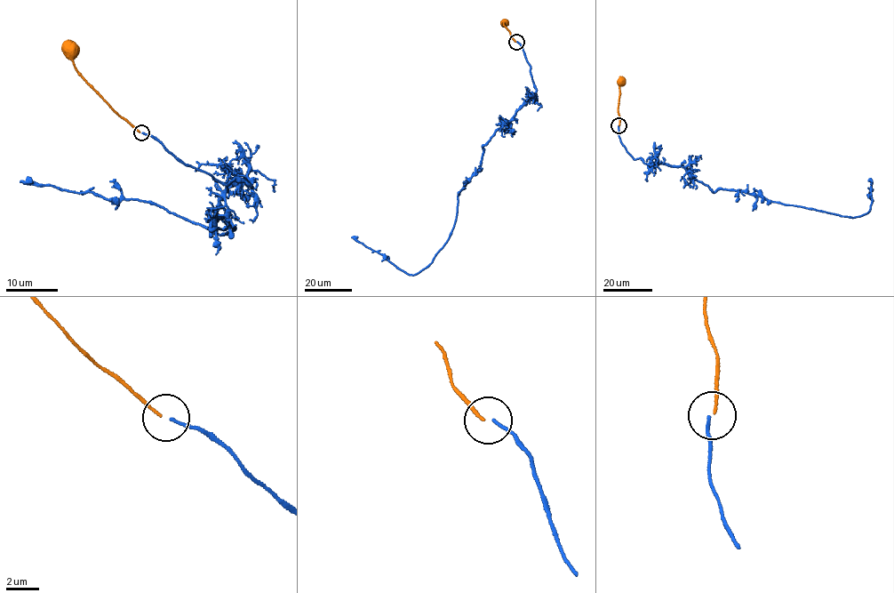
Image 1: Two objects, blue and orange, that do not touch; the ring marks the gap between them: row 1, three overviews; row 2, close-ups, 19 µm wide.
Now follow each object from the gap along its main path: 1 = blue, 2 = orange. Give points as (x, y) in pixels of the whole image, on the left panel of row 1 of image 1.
1: (143, 132), (226, 184), (250, 185), (227, 182), (211, 229), (235, 229), (219, 235), (147, 201), (20, 180)
2: (139, 132), (110, 107), (77, 70), (66, 40)

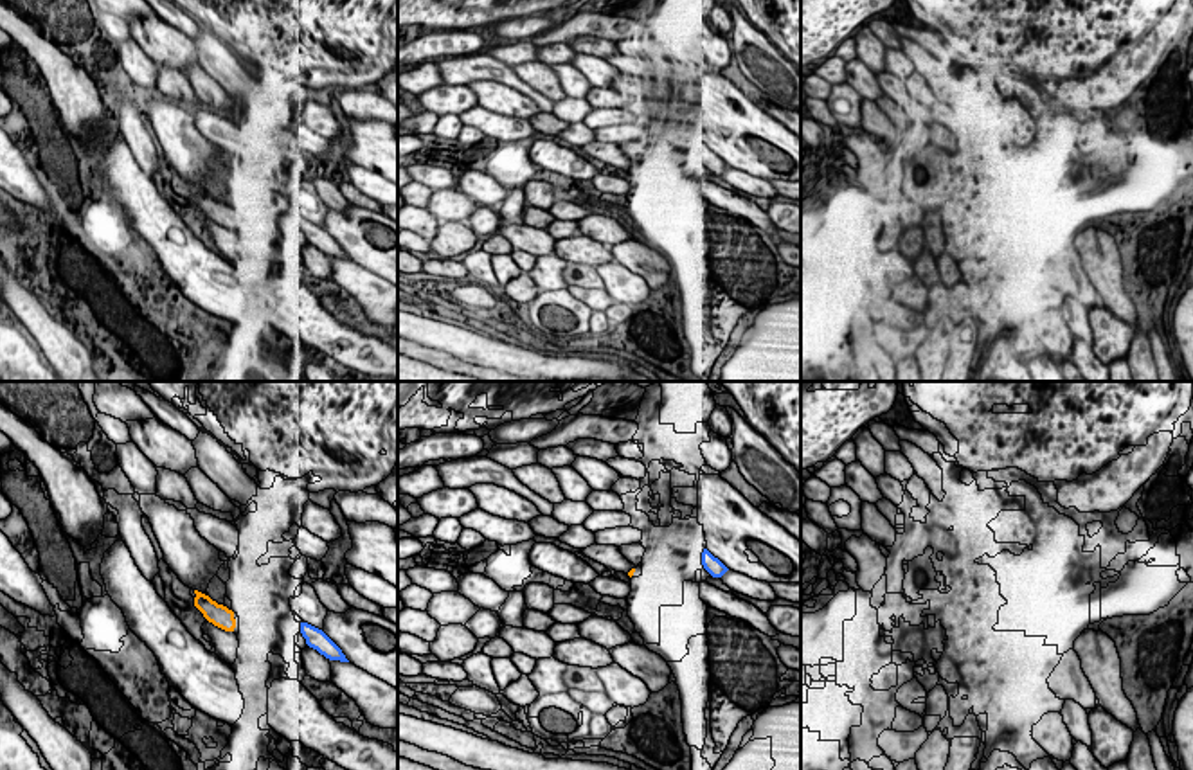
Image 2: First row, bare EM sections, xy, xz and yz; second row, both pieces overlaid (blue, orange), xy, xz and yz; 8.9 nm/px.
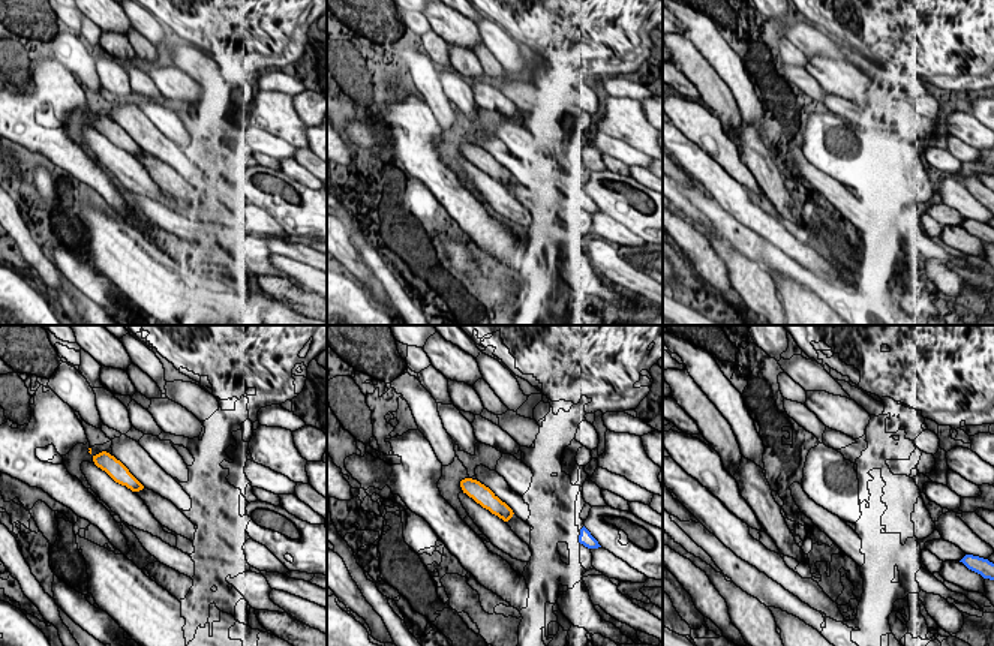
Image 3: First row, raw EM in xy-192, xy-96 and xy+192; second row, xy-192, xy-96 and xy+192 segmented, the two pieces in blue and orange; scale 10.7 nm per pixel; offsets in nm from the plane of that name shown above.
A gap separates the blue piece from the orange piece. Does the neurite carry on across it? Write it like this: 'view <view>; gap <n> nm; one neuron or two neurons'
view xy; gap 600 nm; two neurons

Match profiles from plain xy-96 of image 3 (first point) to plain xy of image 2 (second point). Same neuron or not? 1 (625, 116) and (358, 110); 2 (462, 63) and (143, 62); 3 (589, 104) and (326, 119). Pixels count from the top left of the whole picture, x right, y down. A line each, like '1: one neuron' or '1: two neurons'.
1: two neurons
2: two neurons
3: one neuron

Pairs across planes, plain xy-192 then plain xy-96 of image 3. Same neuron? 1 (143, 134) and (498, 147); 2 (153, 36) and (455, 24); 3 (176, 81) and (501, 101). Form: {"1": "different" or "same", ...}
{"1": "same", "2": "different", "3": "different"}

